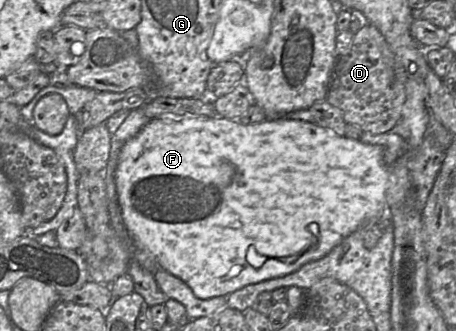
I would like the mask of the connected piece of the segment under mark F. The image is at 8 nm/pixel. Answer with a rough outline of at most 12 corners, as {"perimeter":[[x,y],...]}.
{"perimeter":[[151,119],[133,242],[227,297],[379,225],[384,146],[301,120]]}

